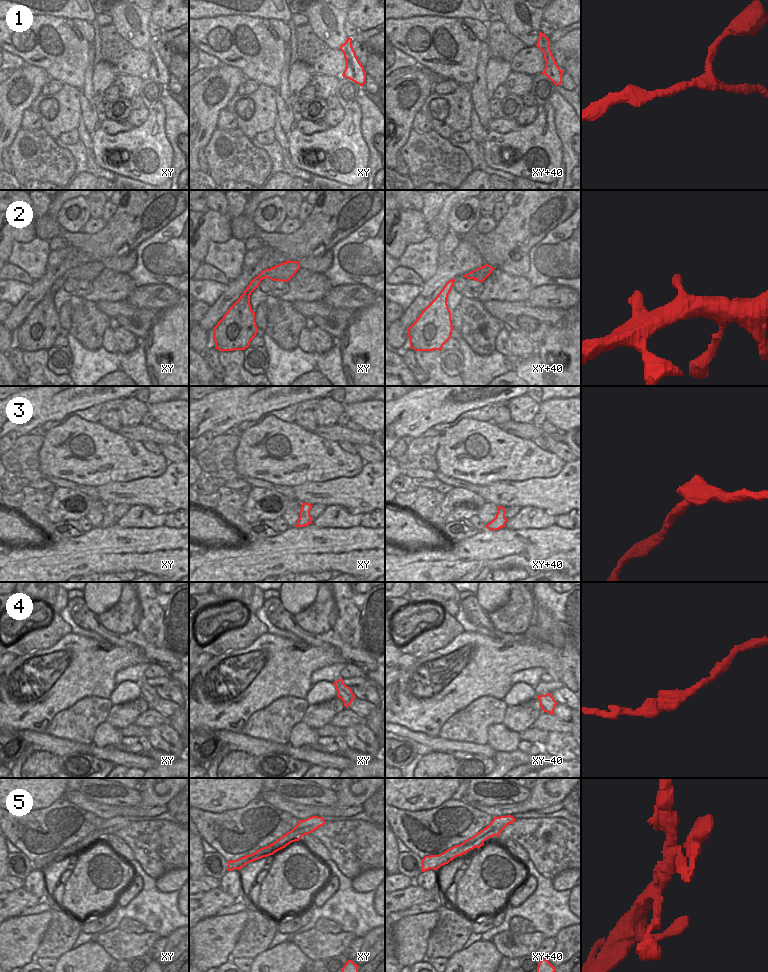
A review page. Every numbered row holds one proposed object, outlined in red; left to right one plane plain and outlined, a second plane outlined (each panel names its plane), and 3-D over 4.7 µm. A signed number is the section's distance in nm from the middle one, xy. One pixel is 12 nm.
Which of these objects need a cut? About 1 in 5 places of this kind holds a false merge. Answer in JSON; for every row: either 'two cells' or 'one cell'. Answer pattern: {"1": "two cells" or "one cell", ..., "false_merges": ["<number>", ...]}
{"1": "one cell", "2": "one cell", "3": "one cell", "4": "one cell", "5": "one cell", "false_merges": []}

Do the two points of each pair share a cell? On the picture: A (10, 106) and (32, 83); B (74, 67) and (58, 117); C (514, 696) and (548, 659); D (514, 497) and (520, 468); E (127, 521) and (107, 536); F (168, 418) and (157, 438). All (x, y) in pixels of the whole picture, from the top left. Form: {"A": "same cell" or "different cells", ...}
{"A": "same cell", "B": "different cells", "C": "different cells", "D": "different cells", "E": "different cells", "F": "different cells"}

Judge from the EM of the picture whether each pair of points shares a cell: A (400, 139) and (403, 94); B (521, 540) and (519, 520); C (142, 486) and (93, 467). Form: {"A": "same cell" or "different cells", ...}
{"A": "same cell", "B": "different cells", "C": "different cells"}

